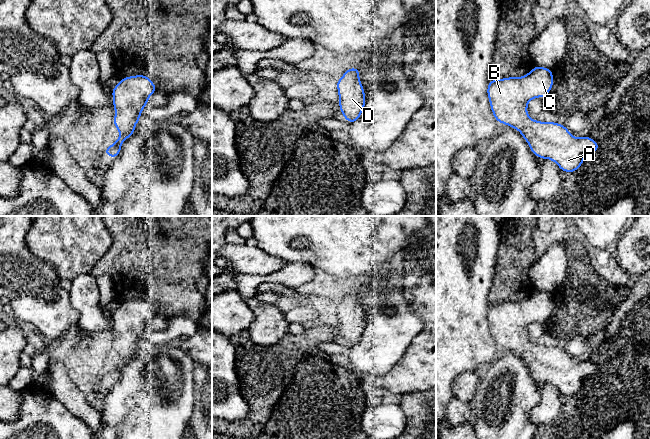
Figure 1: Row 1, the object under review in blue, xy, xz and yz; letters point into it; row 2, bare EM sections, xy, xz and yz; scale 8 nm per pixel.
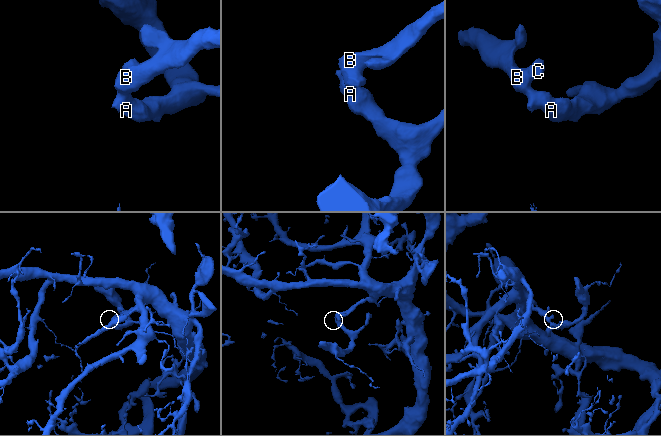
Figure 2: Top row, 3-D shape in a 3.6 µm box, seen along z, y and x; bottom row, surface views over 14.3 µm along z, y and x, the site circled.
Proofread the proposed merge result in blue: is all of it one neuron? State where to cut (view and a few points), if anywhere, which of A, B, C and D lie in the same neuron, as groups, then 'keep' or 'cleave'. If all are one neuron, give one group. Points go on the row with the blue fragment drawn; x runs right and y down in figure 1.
cut none; groups A B C D; keep

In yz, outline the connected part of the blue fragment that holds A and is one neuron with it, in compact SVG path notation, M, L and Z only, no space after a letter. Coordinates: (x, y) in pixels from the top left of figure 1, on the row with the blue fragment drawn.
M535 65L522 77L489 80L487 95L498 123L517 129L535 156L550 159L561 171L573 173L588 154L599 150L599 144L589 136L572 136L563 124L540 122L528 116L528 102L547 97L553 85L552 70Z

